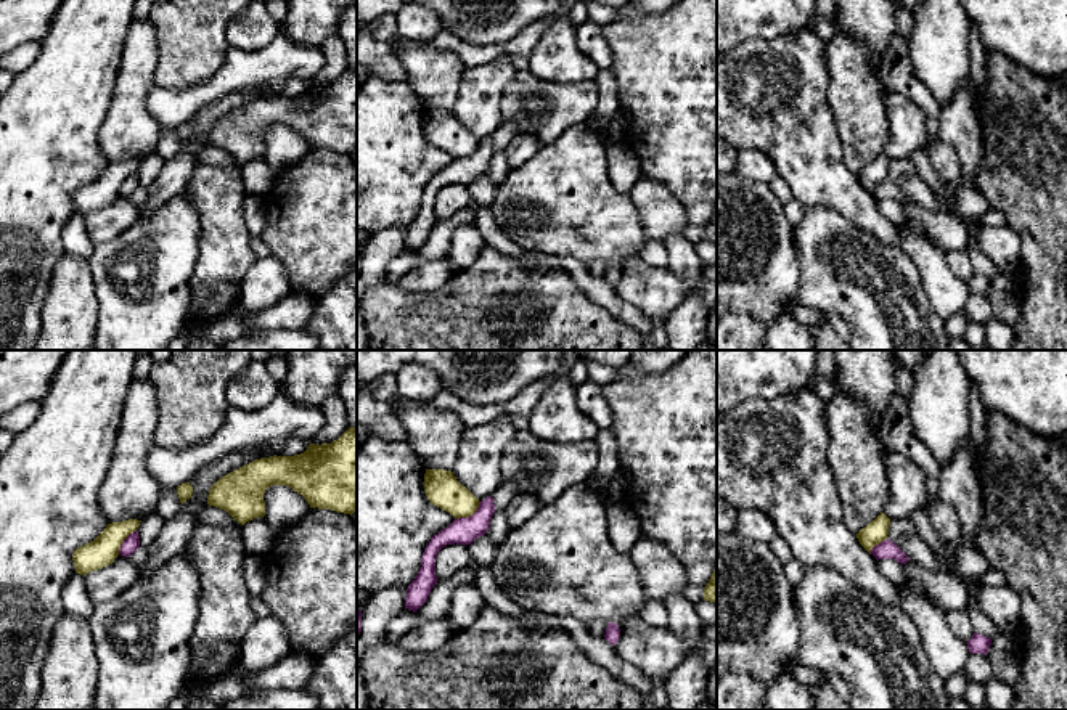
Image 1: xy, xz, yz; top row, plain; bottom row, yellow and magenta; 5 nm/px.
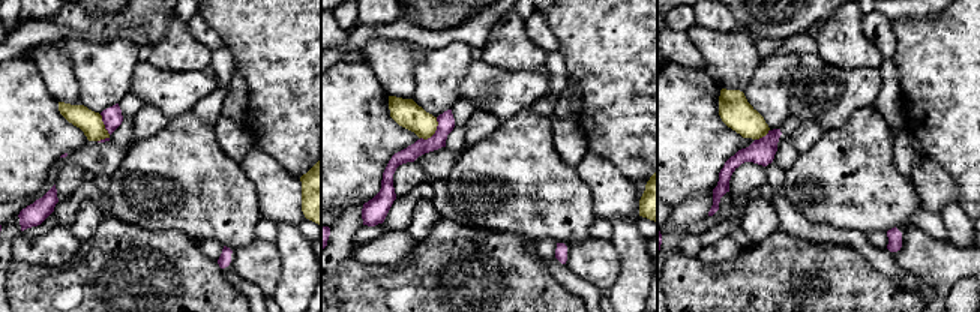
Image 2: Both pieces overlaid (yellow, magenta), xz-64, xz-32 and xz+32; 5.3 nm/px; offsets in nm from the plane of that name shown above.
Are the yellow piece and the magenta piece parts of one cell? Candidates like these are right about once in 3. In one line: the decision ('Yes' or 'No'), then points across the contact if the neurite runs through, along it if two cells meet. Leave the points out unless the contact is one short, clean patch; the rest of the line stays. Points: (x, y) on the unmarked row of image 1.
No. Boundary: xz (481, 142), (471, 155), (455, 159)

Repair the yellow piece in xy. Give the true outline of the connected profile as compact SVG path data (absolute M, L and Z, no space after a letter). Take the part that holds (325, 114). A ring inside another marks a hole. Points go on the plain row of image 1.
M349 67L331 84L310 84L294 96L260 98L223 116L211 129L207 145L227 151L236 162L265 156L264 133L272 125L286 125L300 133L310 148L354 154L357 149L357 67Z

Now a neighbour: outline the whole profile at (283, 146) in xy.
M286 125L268 127L264 133L264 141L264 161L275 173L292 167L310 149L305 138Z

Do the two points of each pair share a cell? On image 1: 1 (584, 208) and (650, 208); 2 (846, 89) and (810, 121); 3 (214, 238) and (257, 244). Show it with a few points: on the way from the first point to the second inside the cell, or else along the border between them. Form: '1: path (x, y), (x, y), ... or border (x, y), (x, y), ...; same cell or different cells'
1: border (627, 195), (638, 211), (646, 236); different cells
2: border (828, 65), (828, 103), (836, 134), (841, 138); different cells
3: border (249, 236), (249, 246), (256, 257); different cells

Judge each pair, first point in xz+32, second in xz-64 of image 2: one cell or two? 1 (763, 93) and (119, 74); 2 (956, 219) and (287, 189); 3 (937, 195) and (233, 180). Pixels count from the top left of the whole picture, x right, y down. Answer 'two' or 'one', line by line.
1: one
2: two
3: two

